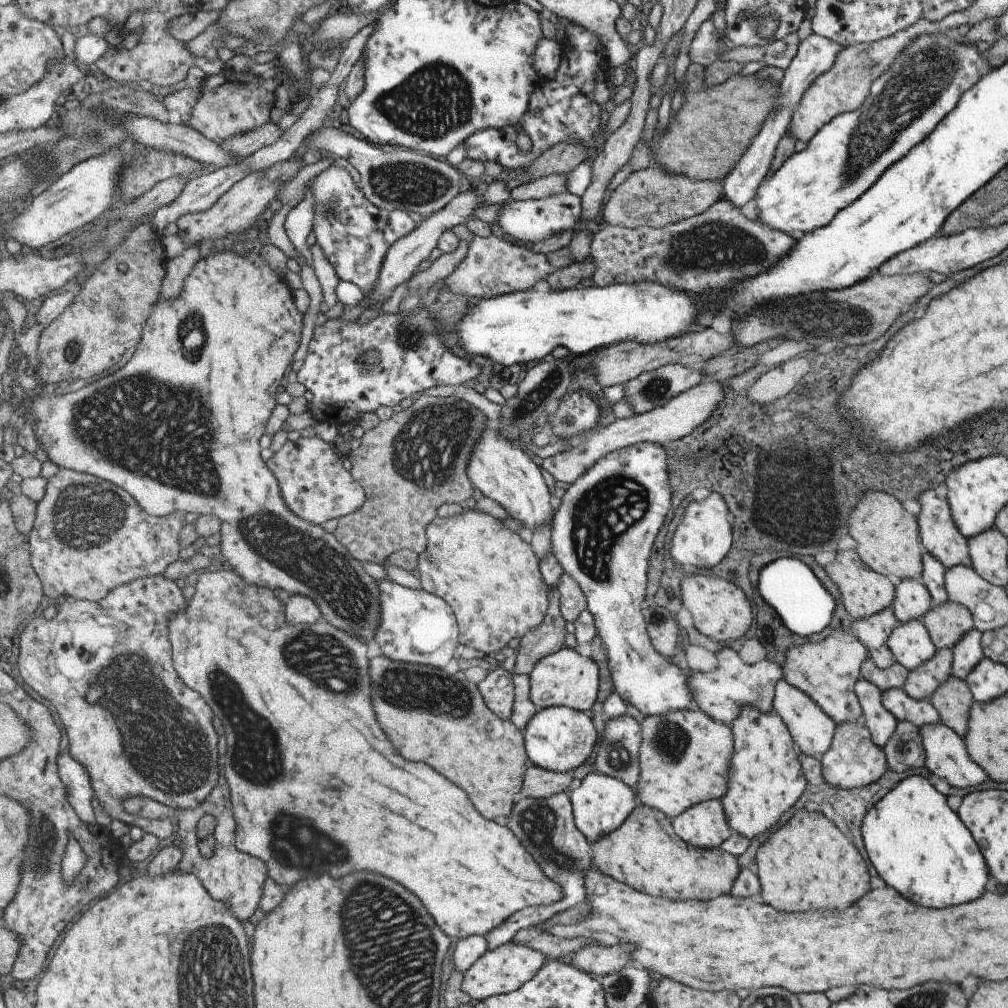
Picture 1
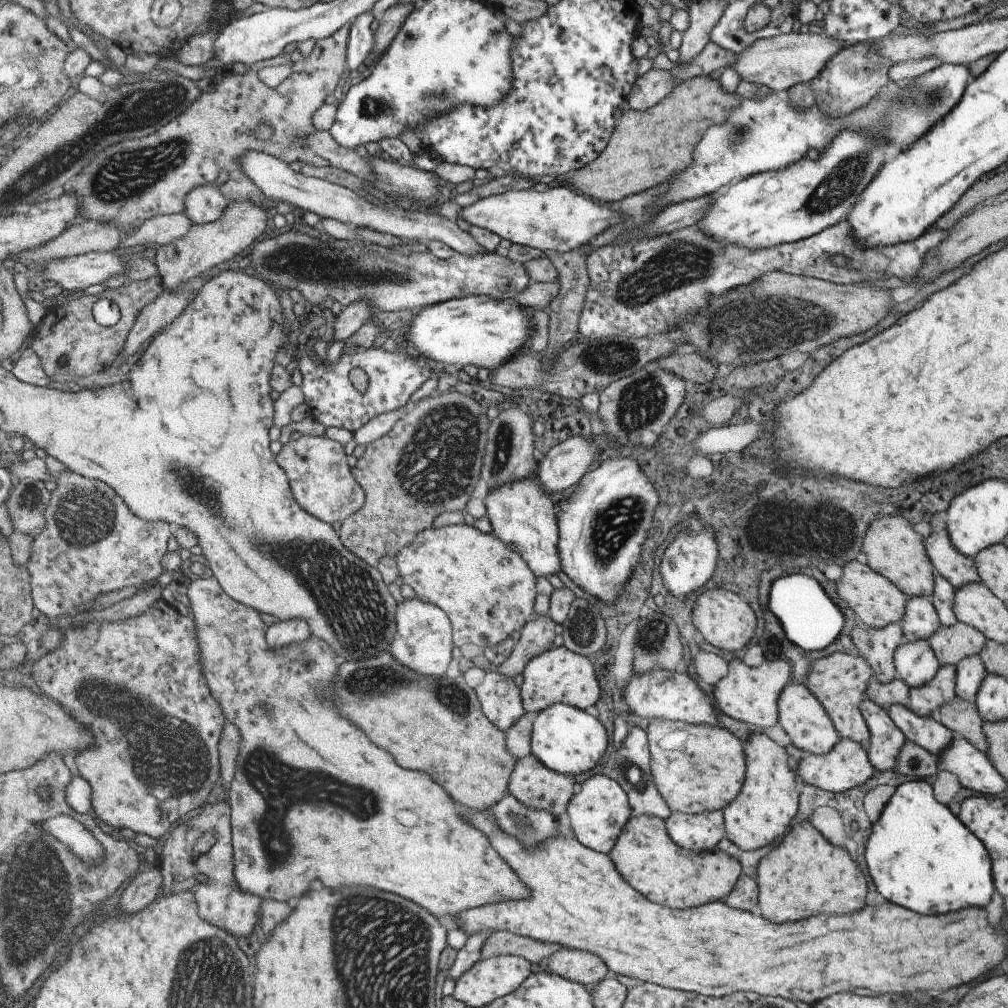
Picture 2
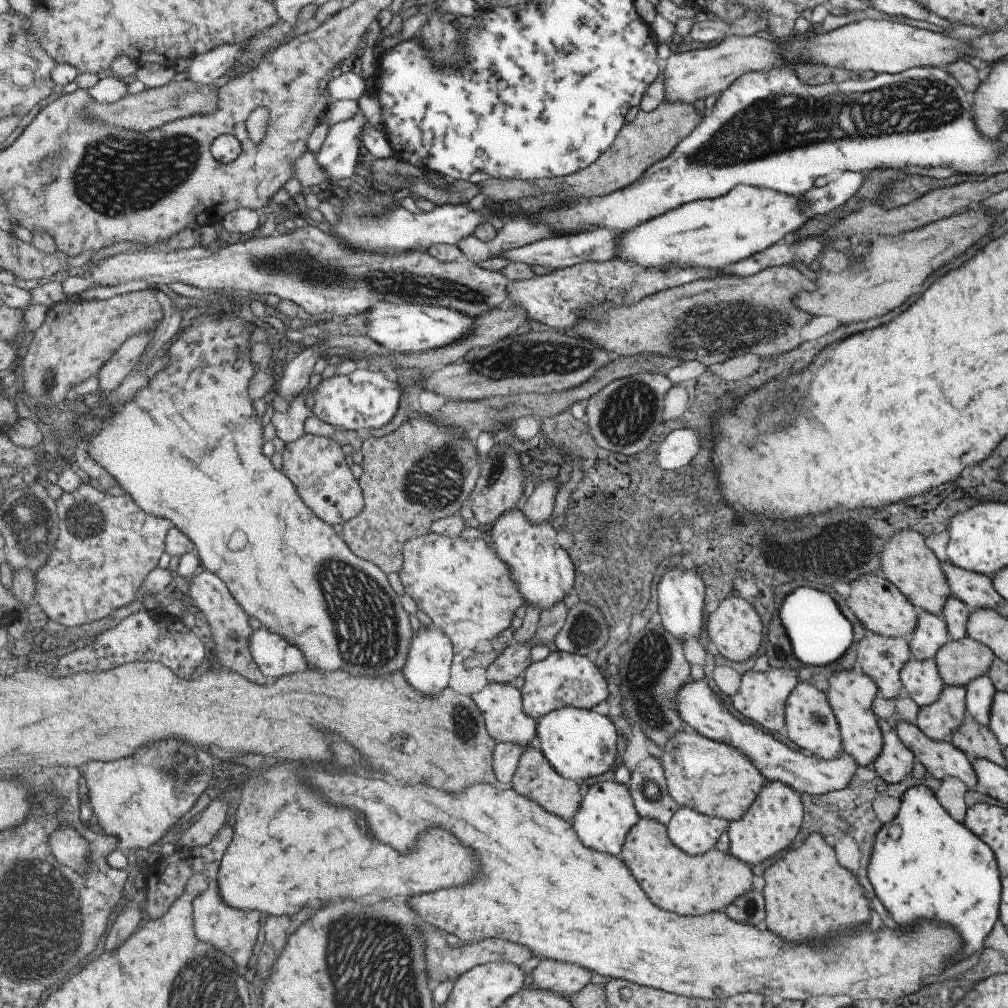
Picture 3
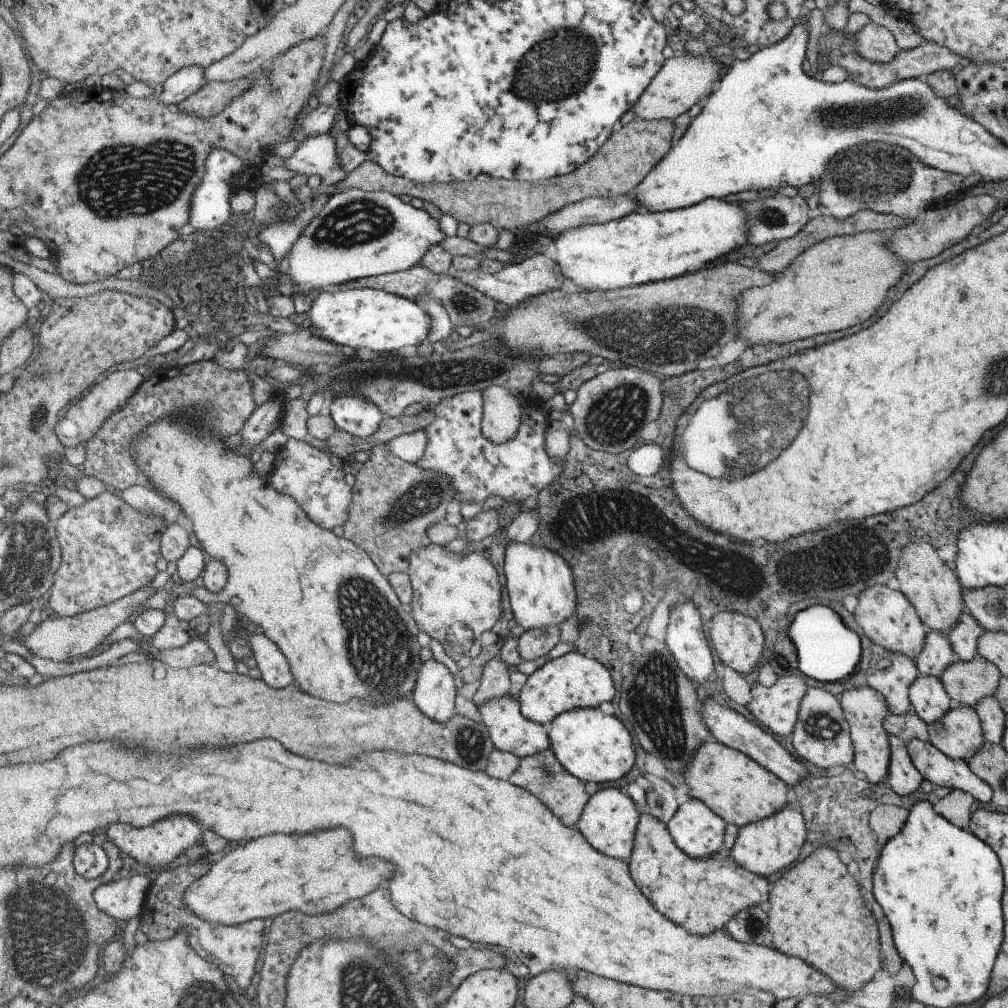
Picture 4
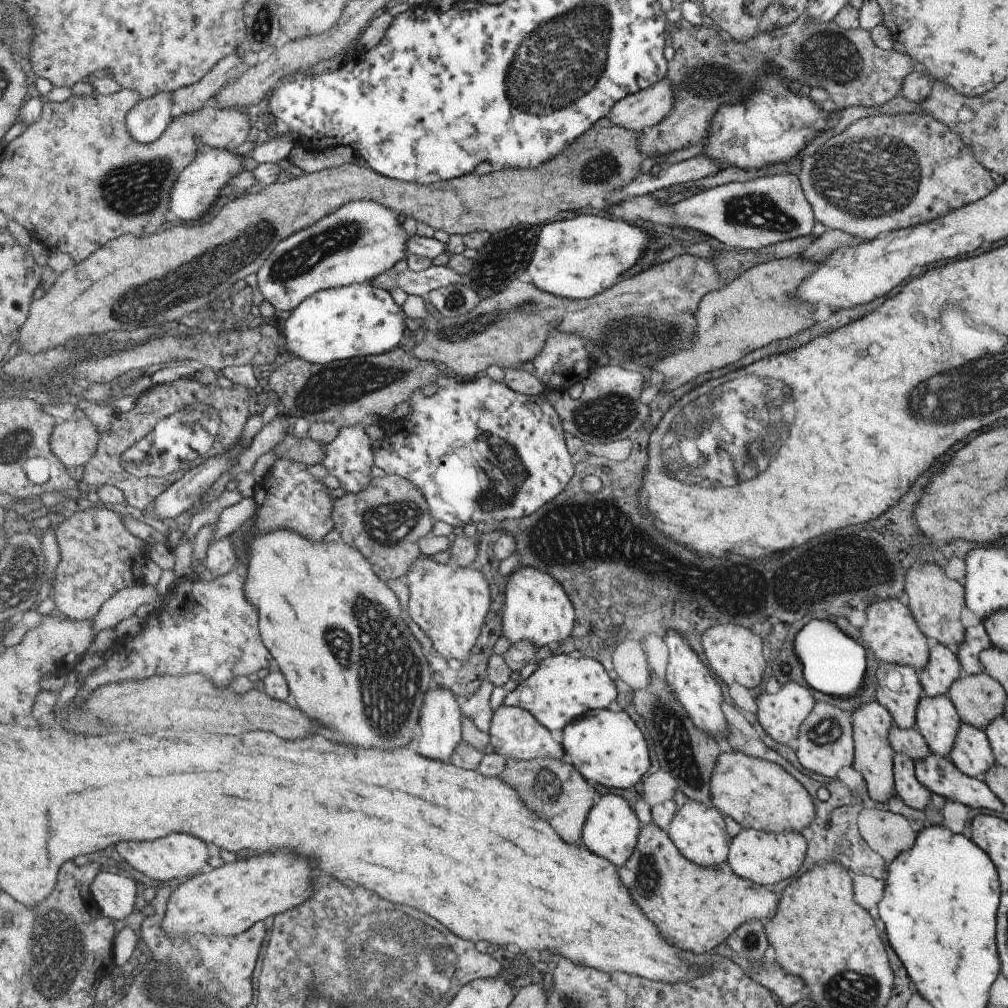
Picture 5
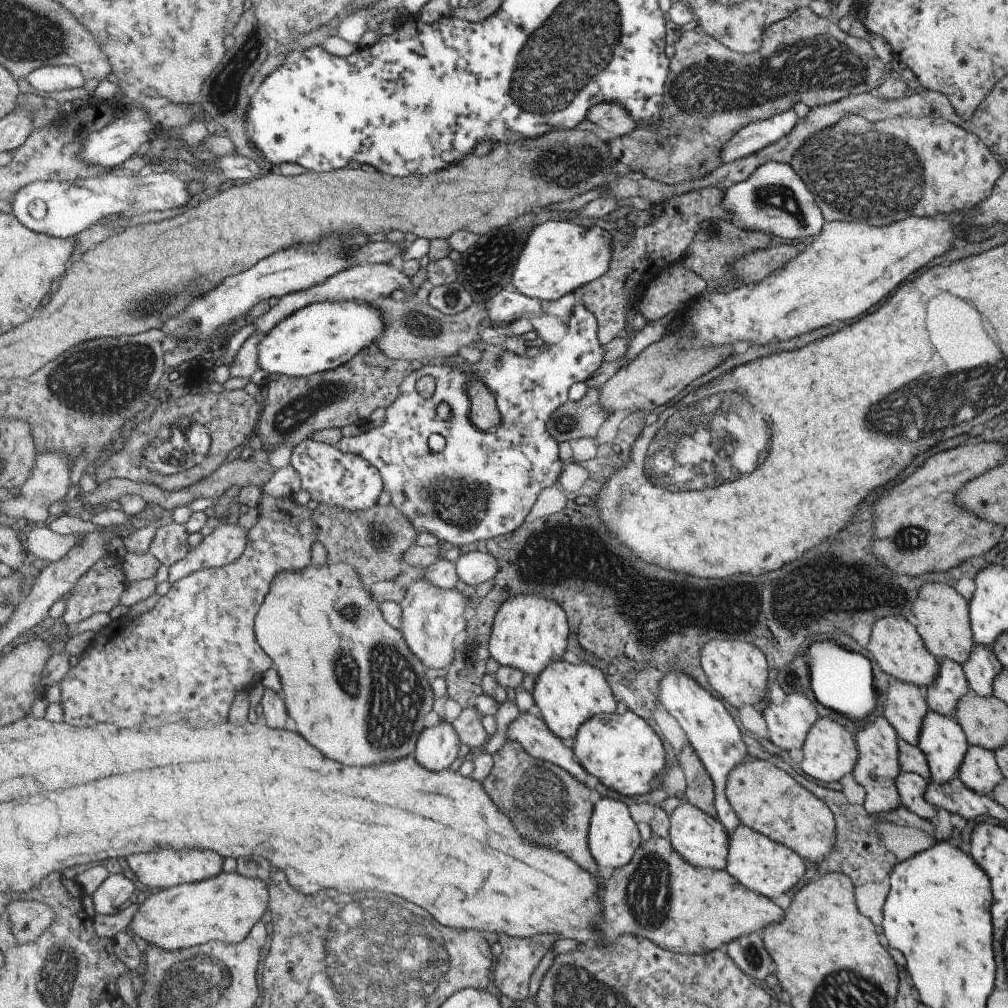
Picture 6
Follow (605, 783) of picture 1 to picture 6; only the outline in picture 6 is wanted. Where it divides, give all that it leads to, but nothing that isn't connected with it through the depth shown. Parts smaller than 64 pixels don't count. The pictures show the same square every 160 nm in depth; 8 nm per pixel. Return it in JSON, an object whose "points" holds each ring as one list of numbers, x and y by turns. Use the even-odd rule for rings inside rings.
{"points":[[600,798,591,814,591,824,588,825,588,851,597,866,619,869,631,860,631,855,639,844,639,832,635,821,627,812,627,806,613,798]]}

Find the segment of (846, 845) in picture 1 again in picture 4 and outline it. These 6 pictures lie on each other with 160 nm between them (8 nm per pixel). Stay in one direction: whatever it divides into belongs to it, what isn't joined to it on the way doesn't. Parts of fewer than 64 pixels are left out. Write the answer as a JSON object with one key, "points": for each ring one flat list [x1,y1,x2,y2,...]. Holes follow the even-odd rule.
{"points":[[820,846,787,868,769,892,767,930,775,950,799,956,829,976,851,1000,879,970,877,924,861,898,859,884,840,861,836,850]]}

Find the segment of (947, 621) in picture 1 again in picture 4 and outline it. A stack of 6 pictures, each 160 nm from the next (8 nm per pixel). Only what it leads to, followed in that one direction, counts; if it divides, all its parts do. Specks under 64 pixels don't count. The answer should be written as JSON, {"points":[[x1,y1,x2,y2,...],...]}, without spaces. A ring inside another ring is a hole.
{"points":[[975,654,971,660,947,665,939,679,953,705,973,709,981,697,994,694,1000,675,991,661]]}

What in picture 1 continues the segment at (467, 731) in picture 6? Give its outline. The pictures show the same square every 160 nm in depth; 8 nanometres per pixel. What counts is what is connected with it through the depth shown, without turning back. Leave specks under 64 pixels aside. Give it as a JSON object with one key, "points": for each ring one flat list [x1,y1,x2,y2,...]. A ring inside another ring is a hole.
{"points":[[555,586,549,596,549,613,545,621,539,629,532,630,520,639,515,673,530,675,541,658,562,650,568,633,567,624,561,612,559,587]]}

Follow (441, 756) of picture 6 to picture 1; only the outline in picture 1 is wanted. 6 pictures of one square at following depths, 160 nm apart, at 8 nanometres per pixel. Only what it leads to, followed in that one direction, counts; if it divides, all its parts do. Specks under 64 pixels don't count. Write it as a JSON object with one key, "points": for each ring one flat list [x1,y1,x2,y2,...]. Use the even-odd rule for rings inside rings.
{"points":[[379,579,381,594,381,626,377,630,377,644,387,658,411,665,429,665,447,668,455,660,455,650,460,644,460,624,454,608,440,596,422,589,401,586,393,580]]}

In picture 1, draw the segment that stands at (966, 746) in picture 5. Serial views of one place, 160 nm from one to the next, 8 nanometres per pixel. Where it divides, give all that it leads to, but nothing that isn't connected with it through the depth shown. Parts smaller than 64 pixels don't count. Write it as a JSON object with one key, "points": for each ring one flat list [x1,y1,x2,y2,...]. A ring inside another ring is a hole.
{"points":[[947,648,936,650,935,654,908,672,902,690,911,700,925,700,952,675,952,653]]}

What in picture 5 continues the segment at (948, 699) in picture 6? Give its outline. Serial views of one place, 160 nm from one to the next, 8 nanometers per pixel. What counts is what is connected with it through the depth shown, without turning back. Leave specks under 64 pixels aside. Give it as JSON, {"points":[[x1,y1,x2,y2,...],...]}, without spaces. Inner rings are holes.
{"points":[[935,643,928,649,925,666,917,671,922,694,928,697,943,695,949,685,962,673,951,648]]}

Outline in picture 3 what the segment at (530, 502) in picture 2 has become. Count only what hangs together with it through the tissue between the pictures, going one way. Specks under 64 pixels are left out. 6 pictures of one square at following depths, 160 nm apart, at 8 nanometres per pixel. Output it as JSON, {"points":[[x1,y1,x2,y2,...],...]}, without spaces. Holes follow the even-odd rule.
{"points":[[522,506,505,511,491,526,493,544,499,550,500,557,505,559,512,570,514,579,520,586,522,595,528,600,529,605,539,605,542,612,561,602,575,584,575,564,572,555,560,545,558,532,551,522,534,523,522,510]]}

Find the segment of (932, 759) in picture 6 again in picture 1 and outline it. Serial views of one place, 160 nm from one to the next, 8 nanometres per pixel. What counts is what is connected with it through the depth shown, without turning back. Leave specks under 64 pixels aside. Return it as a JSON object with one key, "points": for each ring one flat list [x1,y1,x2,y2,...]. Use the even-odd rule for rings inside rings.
{"points":[[921,619,898,623,887,638,887,648,894,662,907,672,917,670,917,666,927,662,936,652]]}

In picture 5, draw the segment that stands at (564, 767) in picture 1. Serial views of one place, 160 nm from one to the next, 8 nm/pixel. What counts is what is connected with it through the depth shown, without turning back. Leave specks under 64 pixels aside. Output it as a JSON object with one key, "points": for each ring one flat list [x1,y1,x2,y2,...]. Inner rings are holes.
{"points":[[592,710,565,726,559,737,564,747,563,760,576,766,586,779,605,788,629,788,649,766,644,736,623,711]]}

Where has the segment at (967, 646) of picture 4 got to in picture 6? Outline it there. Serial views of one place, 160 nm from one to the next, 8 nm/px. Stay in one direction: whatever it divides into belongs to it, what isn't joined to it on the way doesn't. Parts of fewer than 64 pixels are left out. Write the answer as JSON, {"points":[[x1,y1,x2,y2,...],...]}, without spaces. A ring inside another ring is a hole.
{"points":[[973,643,968,657,960,665,971,691,986,697,992,694,993,677,1002,666,991,648]]}

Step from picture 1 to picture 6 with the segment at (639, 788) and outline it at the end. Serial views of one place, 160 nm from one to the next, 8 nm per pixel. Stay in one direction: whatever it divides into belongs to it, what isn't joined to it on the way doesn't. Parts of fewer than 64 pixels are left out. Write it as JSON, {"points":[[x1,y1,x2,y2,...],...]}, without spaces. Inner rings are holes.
{"points":[[761,759,743,761,727,773,724,795,741,825,748,826,772,841,793,849,808,864,818,863,830,851,836,833,831,811,822,800,813,796,789,774,783,772,783,767,777,768,774,764]]}

